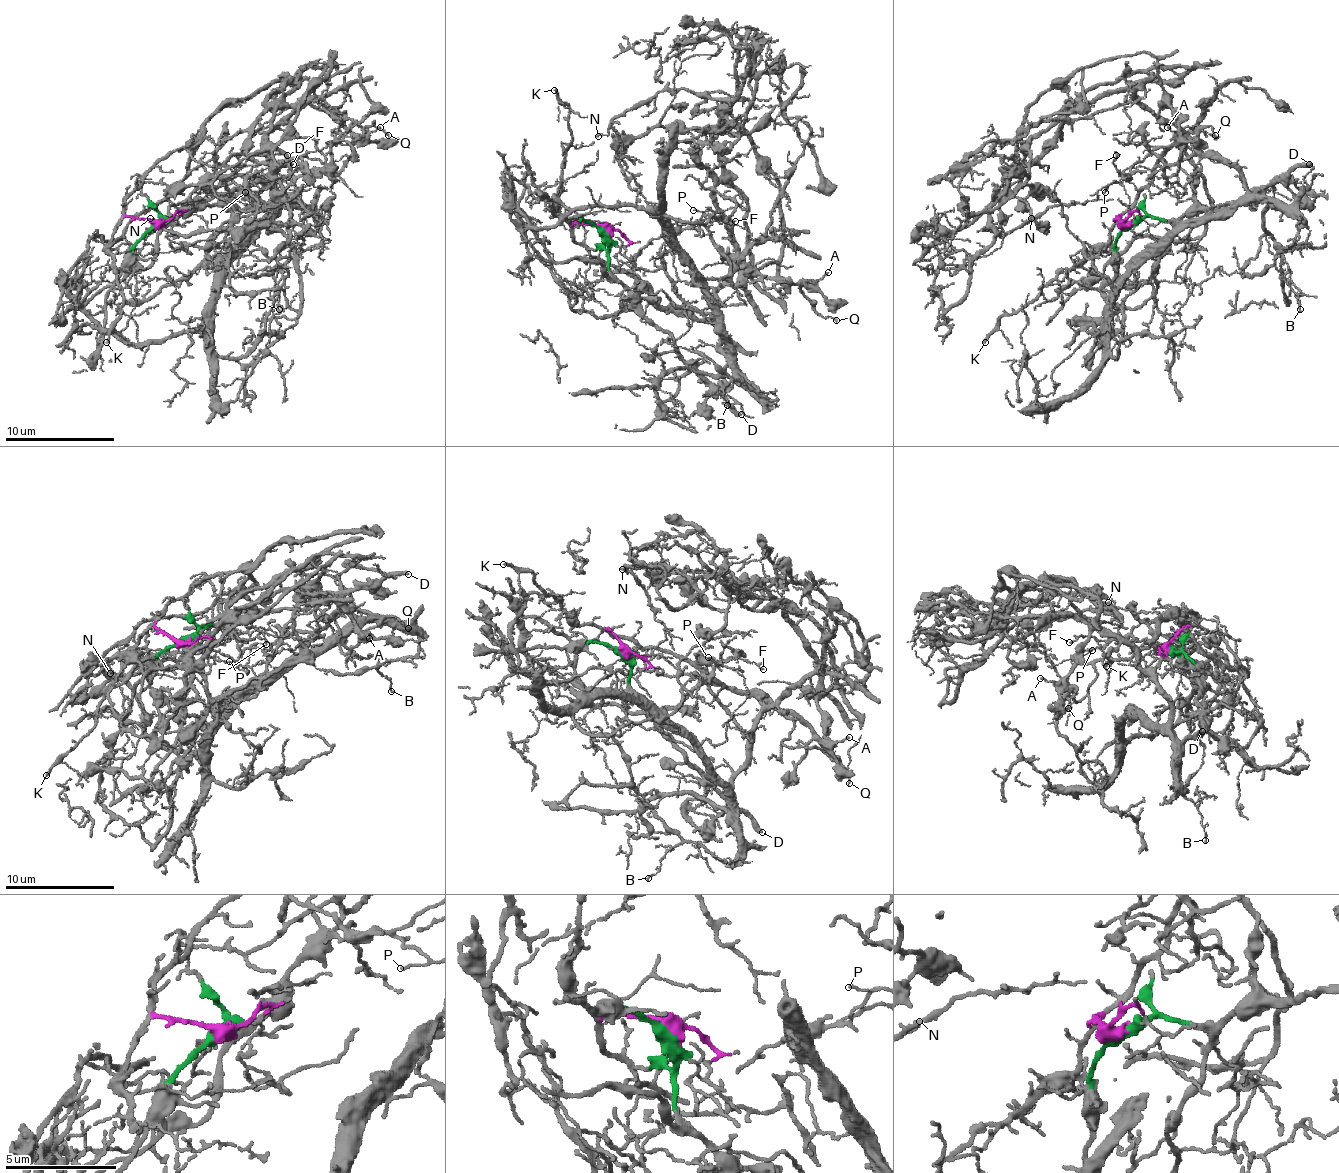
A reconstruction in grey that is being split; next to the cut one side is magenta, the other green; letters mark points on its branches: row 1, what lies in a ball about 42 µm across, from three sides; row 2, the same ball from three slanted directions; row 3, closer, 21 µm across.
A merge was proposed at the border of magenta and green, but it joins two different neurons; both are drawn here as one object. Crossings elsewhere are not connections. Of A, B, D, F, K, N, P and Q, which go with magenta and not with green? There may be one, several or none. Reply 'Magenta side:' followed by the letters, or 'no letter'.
Magenta side: F, K, P

